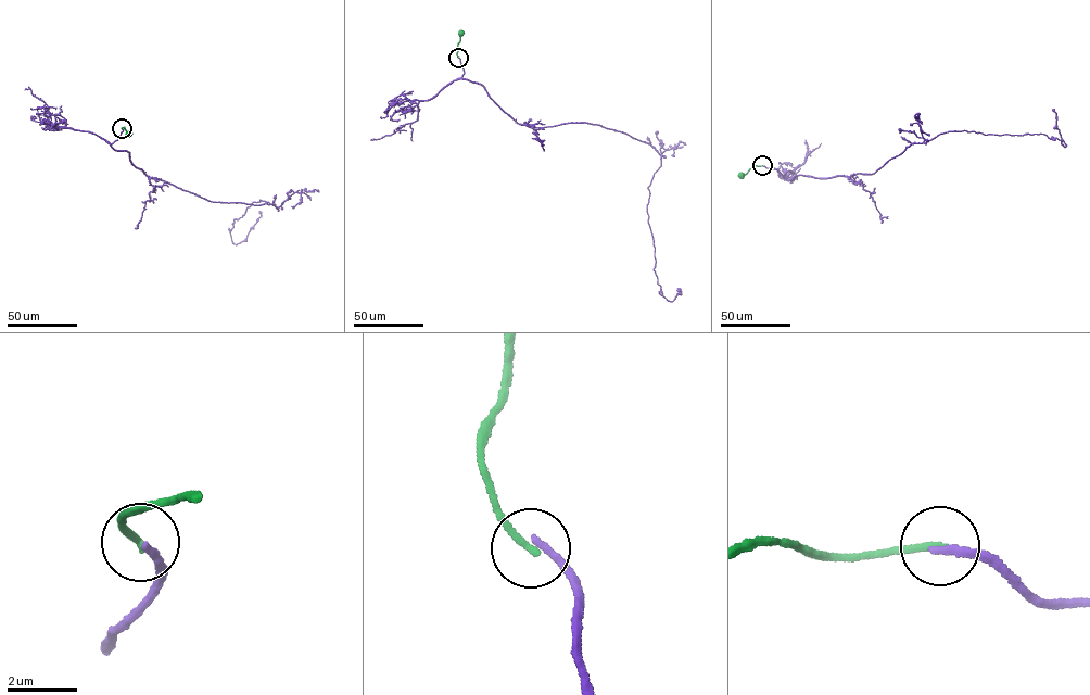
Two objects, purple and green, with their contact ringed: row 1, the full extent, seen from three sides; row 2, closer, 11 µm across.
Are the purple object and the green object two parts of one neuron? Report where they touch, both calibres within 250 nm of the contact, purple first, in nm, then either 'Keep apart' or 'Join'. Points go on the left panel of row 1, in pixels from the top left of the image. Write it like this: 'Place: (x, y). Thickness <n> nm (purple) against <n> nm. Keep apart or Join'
Place: (122, 128). Thickness 200 nm (purple) against 200 nm. Keep apart

